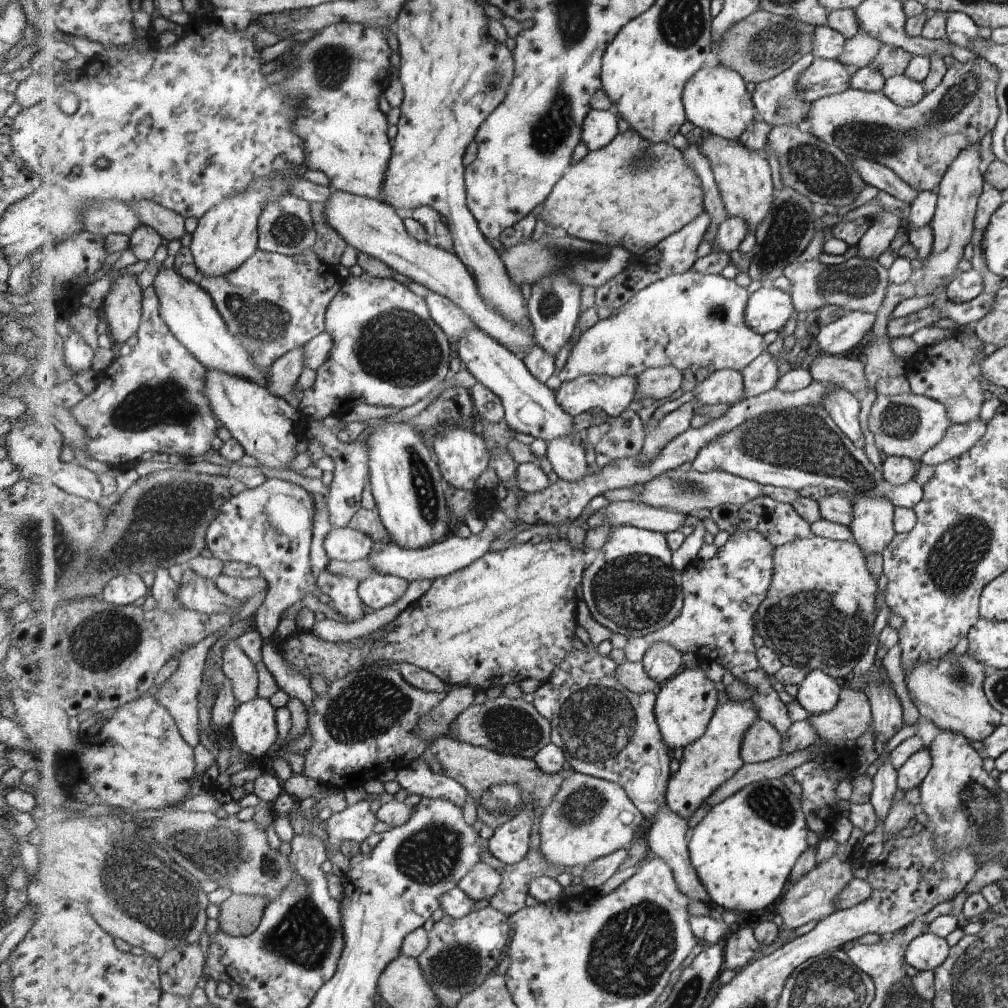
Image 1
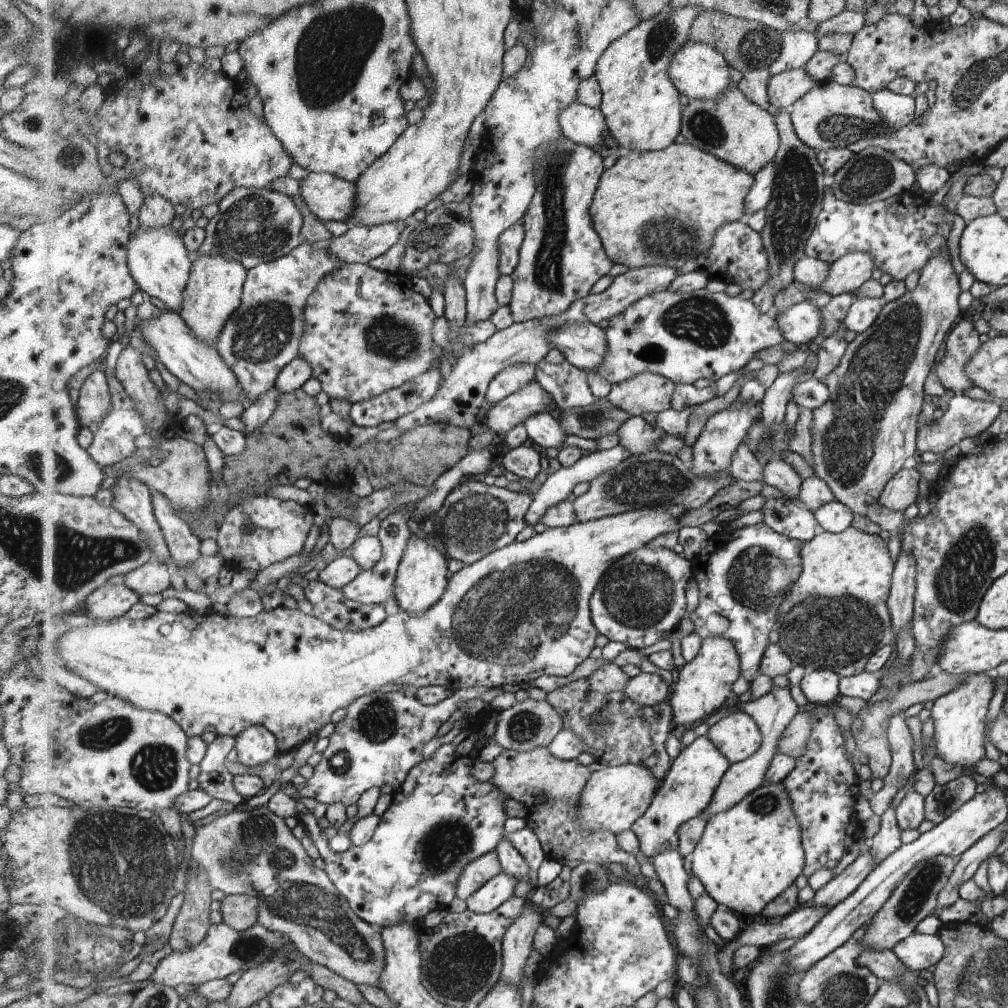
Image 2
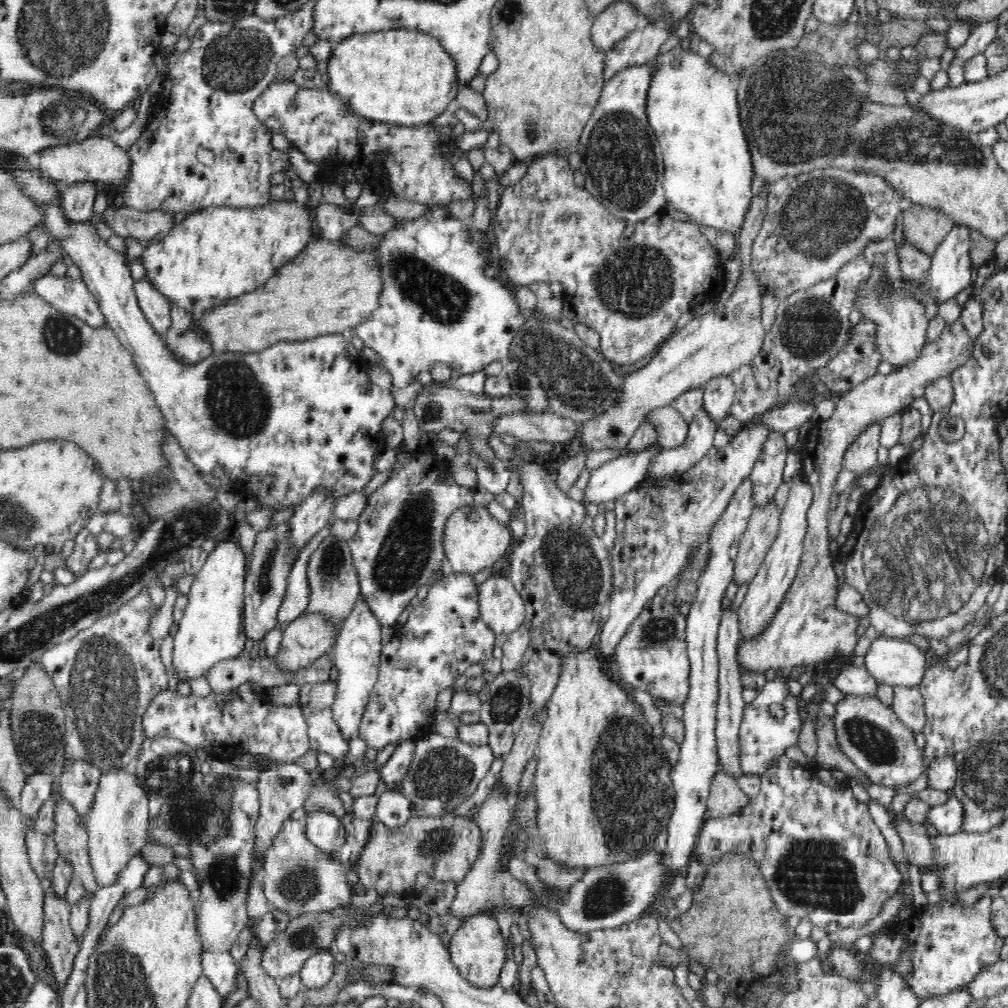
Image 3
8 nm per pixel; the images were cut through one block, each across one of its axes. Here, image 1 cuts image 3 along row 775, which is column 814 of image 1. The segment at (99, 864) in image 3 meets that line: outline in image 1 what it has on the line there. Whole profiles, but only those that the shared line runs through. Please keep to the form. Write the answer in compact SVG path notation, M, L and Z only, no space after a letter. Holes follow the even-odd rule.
M975 55L965 62L954 59L946 68L939 84L913 106L901 108L889 100L884 91L851 88L813 101L810 115L807 116L807 126L817 138L827 144L840 146L851 157L867 158L884 164L915 192L931 191L941 182L942 176L959 152L971 144L979 143L979 138L991 132L994 127L998 117L995 98L997 78L999 70L981 56Z

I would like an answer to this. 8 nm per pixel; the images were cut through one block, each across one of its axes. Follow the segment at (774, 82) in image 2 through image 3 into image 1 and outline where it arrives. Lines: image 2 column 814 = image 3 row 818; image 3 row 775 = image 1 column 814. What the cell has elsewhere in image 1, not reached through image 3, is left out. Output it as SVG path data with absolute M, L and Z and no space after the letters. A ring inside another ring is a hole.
M816 57L806 71L799 76L799 94L805 102L812 103L825 96L831 96L851 89L853 70L837 59Z

